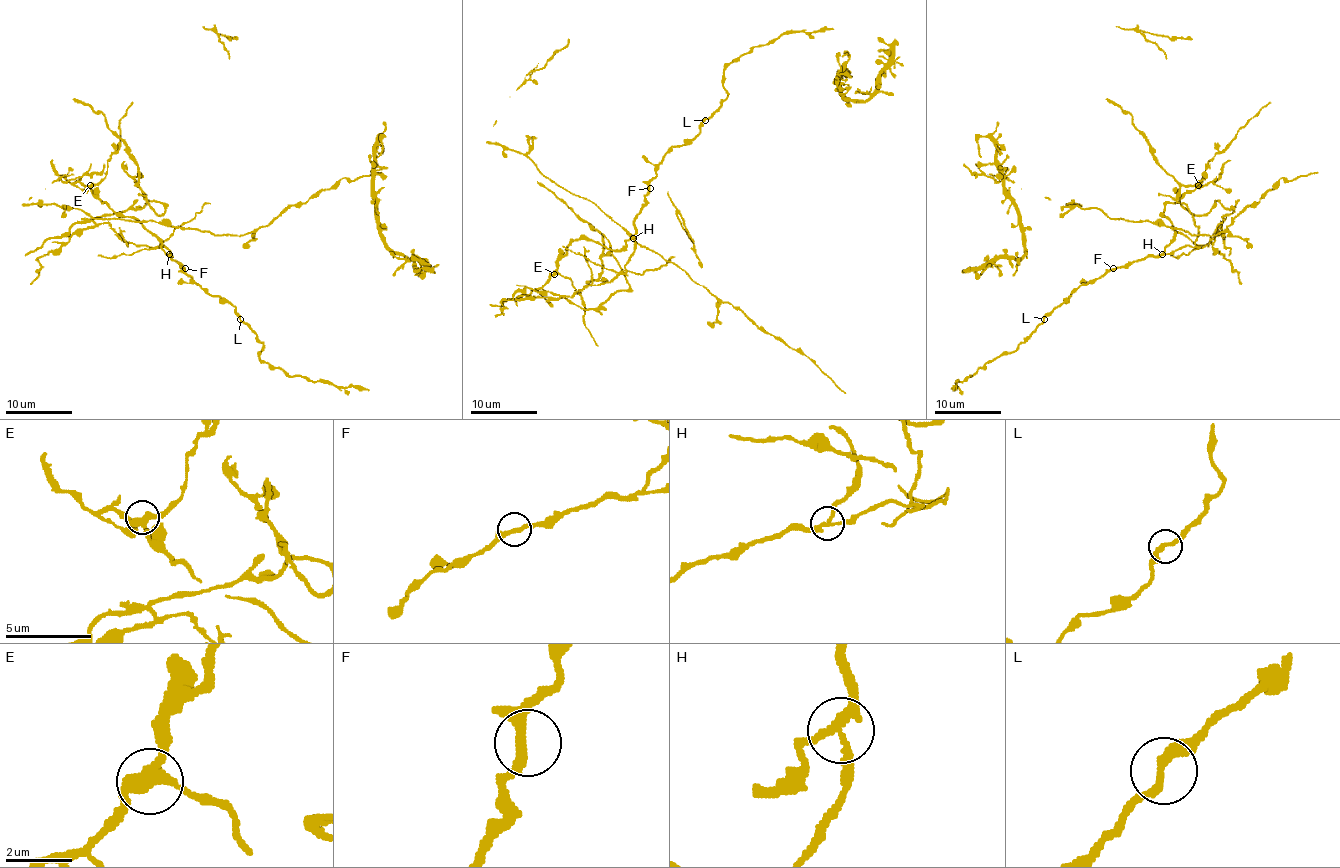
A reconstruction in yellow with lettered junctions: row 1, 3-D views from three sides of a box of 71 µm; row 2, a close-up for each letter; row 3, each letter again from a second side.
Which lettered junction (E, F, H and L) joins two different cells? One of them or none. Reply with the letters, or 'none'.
H

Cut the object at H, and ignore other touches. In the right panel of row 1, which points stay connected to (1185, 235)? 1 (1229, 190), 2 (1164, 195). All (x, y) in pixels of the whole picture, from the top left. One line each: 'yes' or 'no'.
1: no
2: yes

